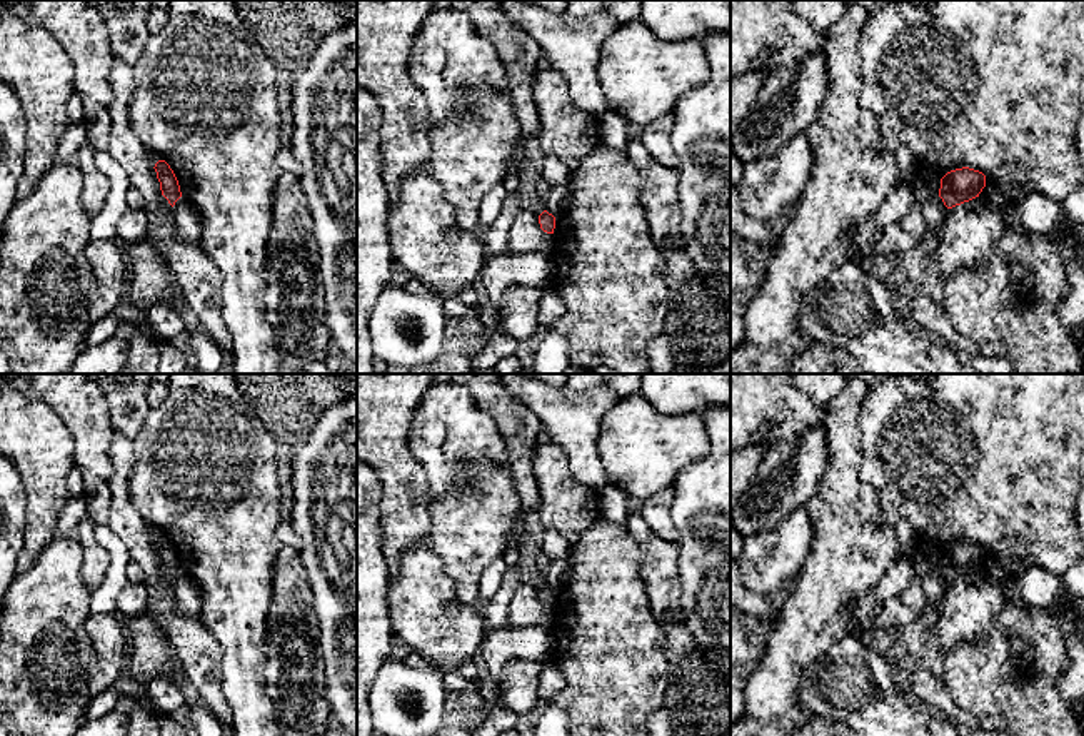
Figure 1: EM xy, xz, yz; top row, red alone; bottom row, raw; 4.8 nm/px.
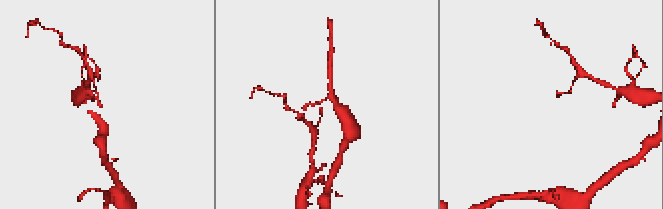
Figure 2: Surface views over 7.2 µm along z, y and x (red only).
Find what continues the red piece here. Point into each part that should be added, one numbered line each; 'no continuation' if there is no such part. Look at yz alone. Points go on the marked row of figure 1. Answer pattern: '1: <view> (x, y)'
no continuation

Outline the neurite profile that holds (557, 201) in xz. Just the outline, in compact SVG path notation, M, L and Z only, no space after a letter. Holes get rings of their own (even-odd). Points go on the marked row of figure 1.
M569 180L564 185L554 185L545 200L545 210L559 219L569 205Z

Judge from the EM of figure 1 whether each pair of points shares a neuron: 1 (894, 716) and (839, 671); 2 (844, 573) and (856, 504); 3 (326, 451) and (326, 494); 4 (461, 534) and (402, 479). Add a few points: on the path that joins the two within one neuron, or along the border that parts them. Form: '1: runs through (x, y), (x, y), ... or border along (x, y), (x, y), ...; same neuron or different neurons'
1: runs through (881, 713), (853, 685); same neuron
2: runs through (849, 556), (849, 521); same neuron
3: runs through (326, 461), (326, 484); same neuron
4: border along (429, 511), (429, 534), (424, 543); different neurons

